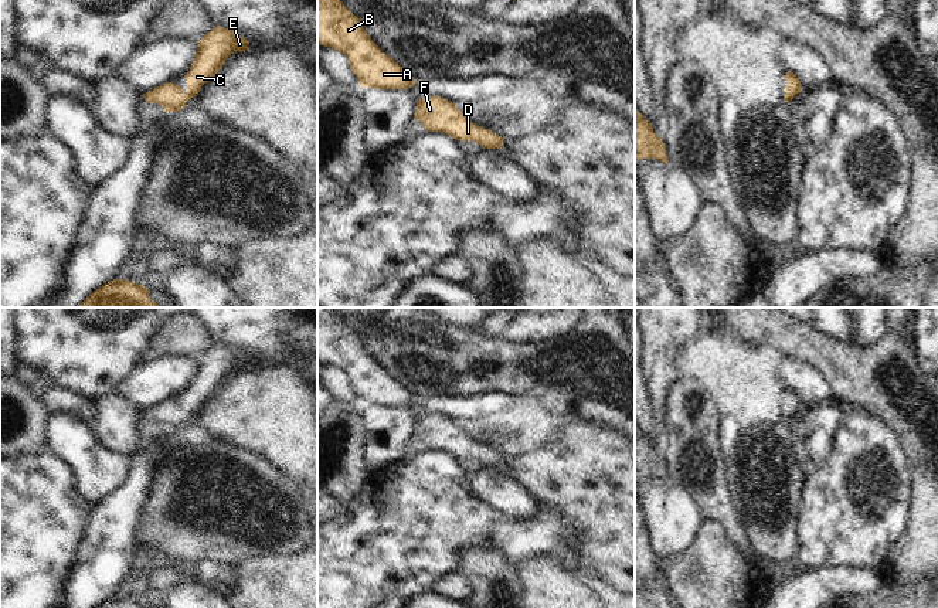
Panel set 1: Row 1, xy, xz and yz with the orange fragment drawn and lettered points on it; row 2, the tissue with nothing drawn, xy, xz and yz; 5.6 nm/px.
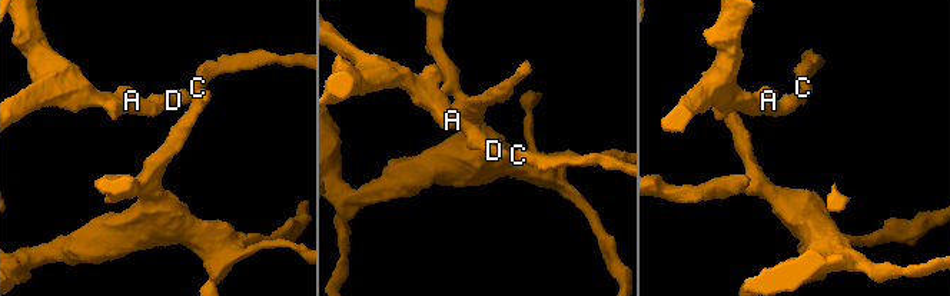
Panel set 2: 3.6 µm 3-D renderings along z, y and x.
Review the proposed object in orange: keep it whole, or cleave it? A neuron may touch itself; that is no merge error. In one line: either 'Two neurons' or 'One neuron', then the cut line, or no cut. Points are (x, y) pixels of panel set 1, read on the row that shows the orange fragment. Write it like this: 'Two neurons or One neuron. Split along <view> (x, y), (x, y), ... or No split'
One neuron. No split.

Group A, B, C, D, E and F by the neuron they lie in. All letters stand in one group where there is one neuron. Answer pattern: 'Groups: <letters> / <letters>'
Groups: A B C D E F.

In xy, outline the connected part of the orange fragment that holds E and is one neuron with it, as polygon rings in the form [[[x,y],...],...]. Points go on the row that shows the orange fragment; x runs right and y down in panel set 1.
[[[214,26],[200,41],[190,71],[184,75],[187,86],[183,91],[177,84],[164,82],[140,96],[147,103],[160,105],[164,112],[184,109],[186,102],[194,98],[201,86],[208,82],[222,68],[225,60],[234,52],[248,50],[249,41],[239,34]]]

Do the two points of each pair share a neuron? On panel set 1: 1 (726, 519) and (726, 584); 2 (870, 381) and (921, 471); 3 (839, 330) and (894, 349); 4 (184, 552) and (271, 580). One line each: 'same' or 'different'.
1: different
2: different
3: different
4: different

